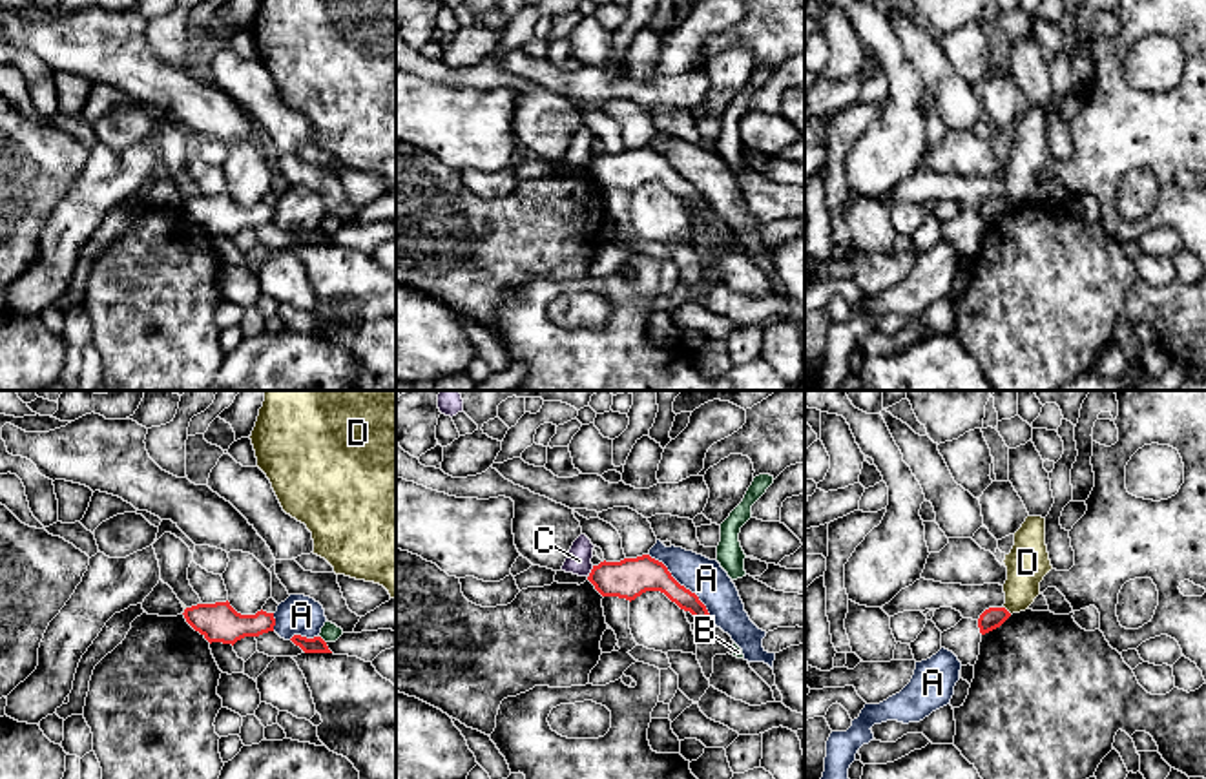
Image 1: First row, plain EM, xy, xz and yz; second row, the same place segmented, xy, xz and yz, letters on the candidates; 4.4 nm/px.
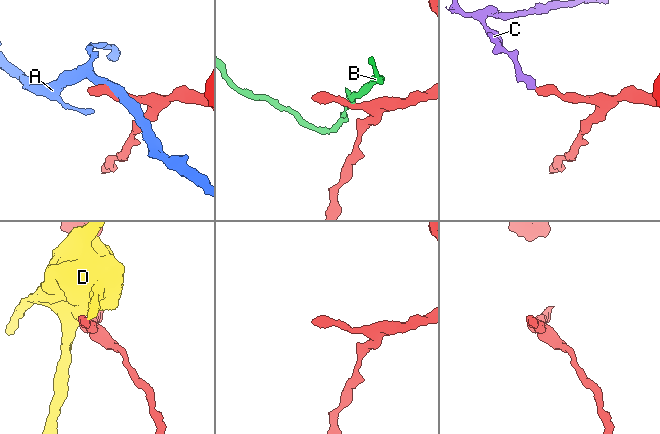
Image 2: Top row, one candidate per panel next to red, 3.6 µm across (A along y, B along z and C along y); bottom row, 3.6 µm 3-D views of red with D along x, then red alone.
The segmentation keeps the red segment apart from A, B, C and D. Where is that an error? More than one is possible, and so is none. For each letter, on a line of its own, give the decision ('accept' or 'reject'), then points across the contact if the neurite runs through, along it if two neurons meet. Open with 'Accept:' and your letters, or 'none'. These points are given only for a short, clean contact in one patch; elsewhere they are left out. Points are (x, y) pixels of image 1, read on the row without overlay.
Accept: none
A: reject
B: reject; border along xy (320, 227), (325, 234)
C: reject; border along xz (593, 157), (588, 168)
D: reject; border along yz (1004, 197), (1011, 205)

